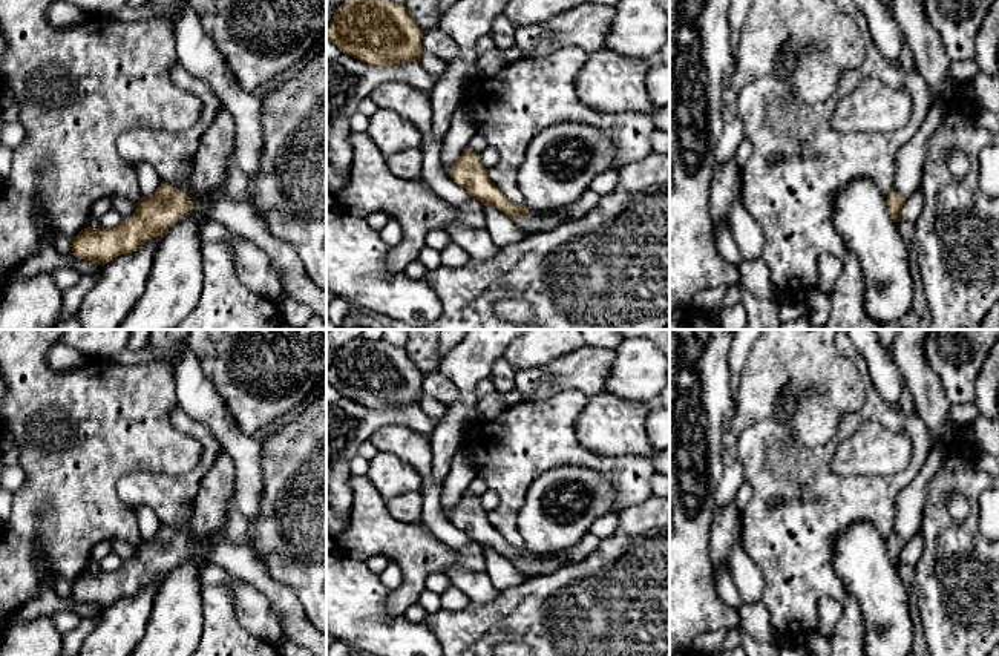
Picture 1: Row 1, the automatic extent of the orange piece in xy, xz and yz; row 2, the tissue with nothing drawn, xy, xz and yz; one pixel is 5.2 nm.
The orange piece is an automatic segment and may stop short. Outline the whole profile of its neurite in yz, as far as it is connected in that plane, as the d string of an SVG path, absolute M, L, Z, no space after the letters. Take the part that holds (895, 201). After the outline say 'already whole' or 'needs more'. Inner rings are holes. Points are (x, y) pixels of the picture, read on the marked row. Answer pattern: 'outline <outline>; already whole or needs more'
outline M938 101L932 106L915 136L906 143L896 156L896 175L893 187L887 192L887 210L895 222L901 221L901 208L906 199L919 190L927 143L933 132L942 124L948 101Z; needs more

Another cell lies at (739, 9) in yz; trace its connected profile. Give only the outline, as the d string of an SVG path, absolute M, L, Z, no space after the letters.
M732 0L729 20L731 20L731 44L734 51L734 58L726 71L723 89L728 89L731 86L731 78L735 71L735 51L739 48L740 34L752 3L754 0Z

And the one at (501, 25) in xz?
M504 12L498 14L492 23L492 34L515 35L516 26L513 26Z

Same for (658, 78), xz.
M653 61L645 77L645 87L654 107L670 103L670 67Z

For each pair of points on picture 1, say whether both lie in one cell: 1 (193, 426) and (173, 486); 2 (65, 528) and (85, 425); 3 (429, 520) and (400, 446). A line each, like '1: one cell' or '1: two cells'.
1: one cell
2: one cell
3: one cell

